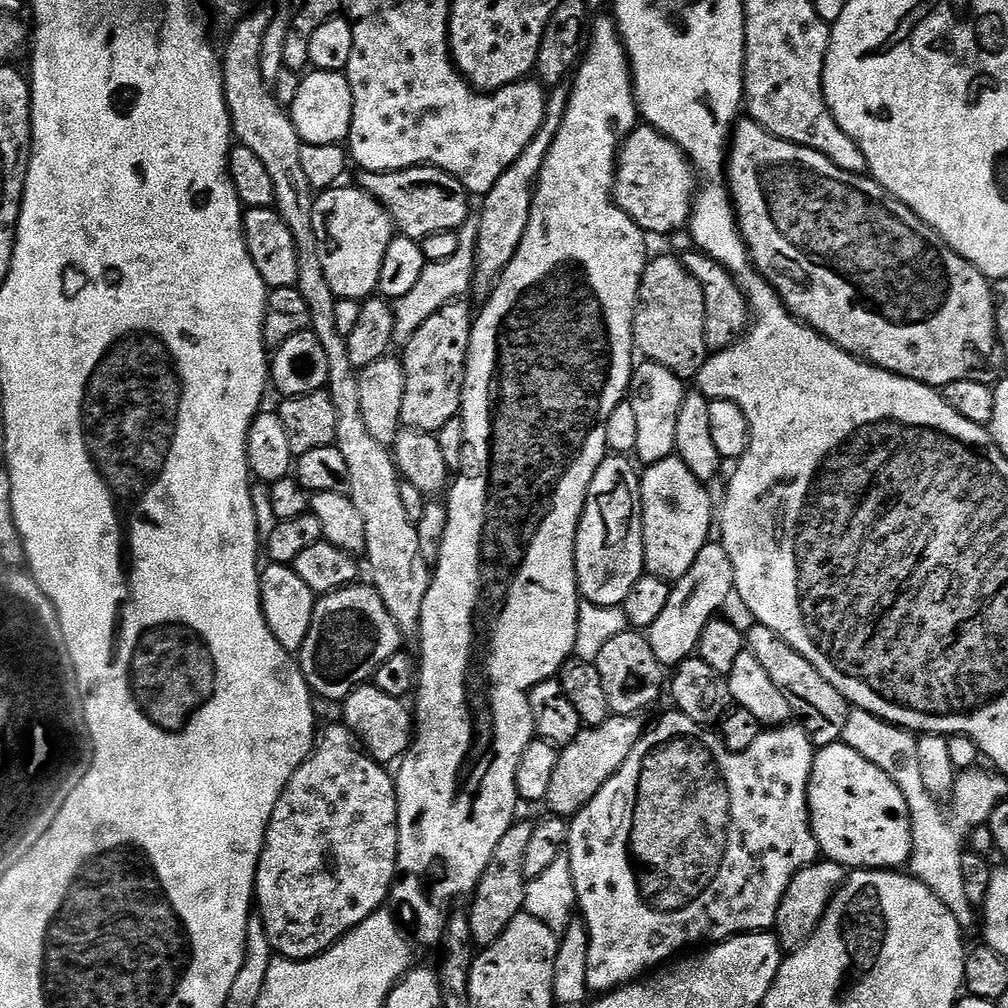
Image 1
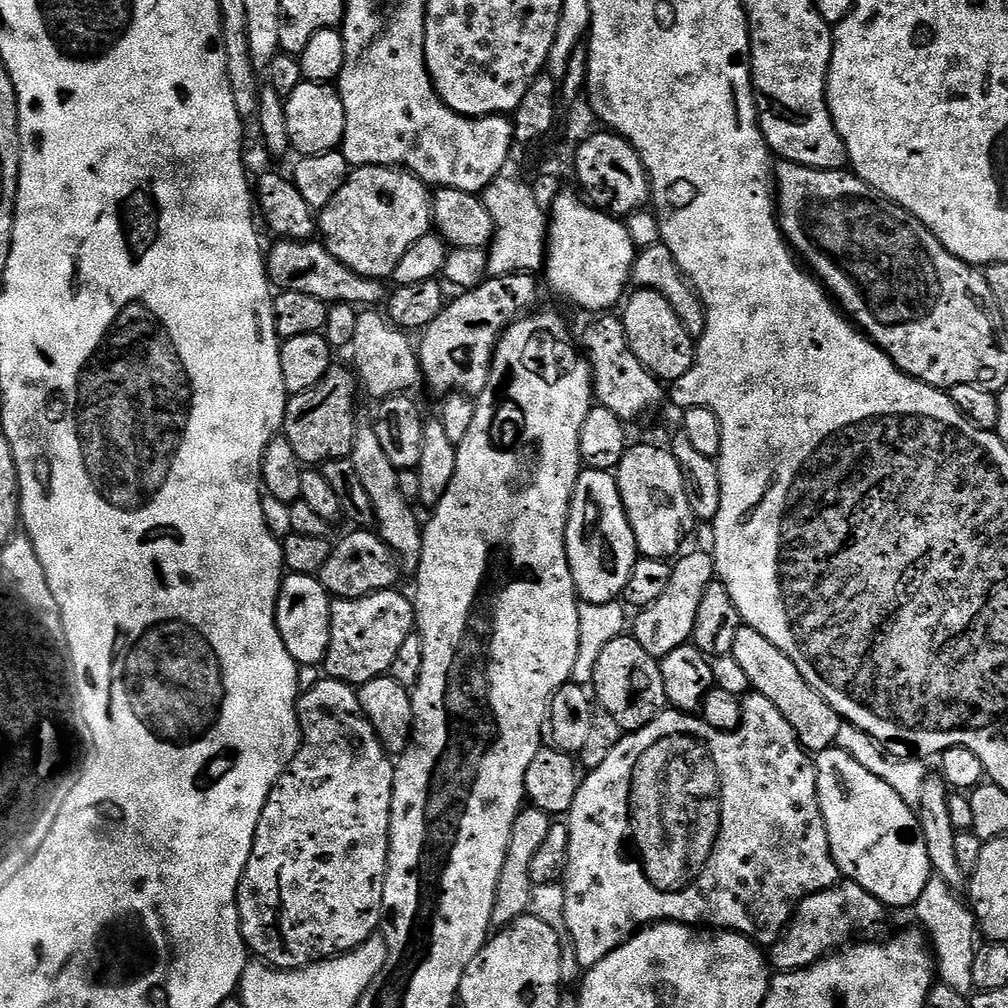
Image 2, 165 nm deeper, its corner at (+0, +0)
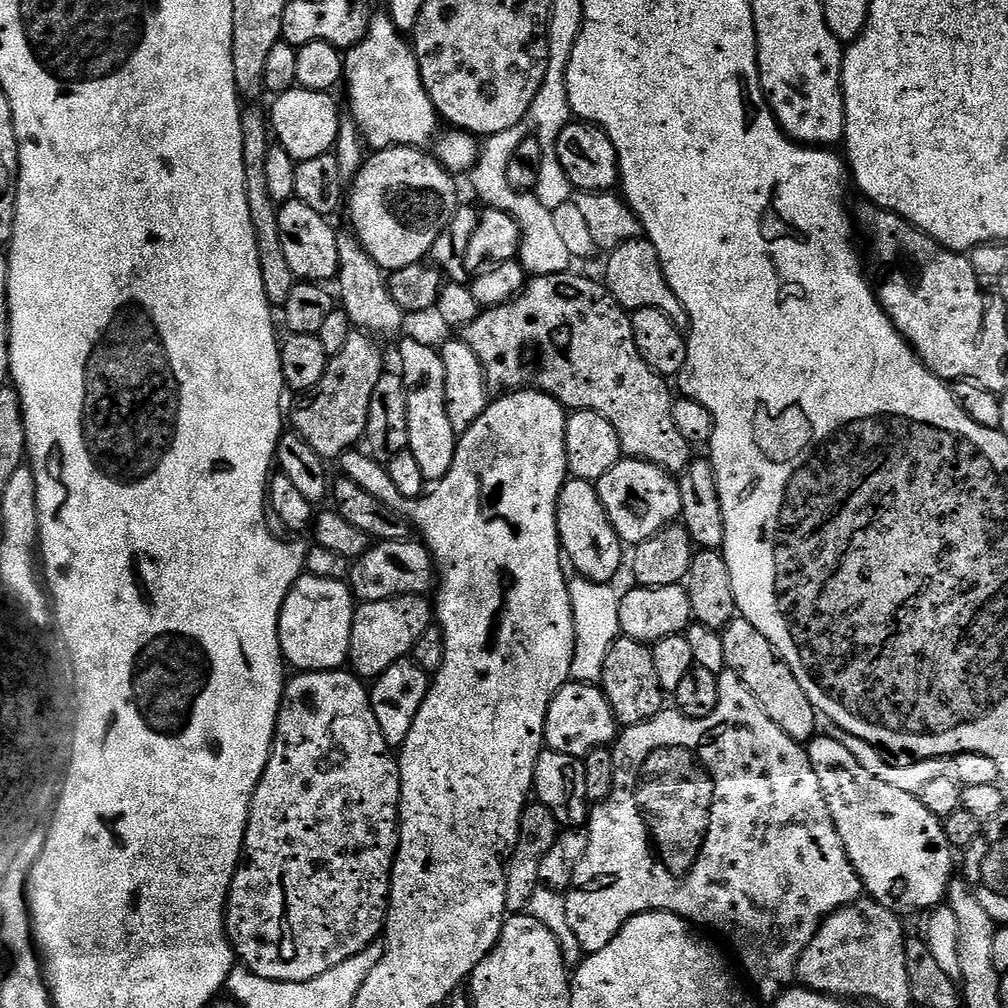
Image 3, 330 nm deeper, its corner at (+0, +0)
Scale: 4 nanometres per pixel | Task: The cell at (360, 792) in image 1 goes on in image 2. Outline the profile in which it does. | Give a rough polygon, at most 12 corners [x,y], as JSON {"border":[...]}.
{"border":[[357,689],[296,701],[300,748],[236,905],[274,968],[384,915],[396,766]]}

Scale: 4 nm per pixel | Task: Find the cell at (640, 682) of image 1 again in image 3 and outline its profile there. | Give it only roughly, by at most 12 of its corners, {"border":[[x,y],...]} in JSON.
{"border":[[621,635],[598,684],[617,725],[665,711],[651,647]]}

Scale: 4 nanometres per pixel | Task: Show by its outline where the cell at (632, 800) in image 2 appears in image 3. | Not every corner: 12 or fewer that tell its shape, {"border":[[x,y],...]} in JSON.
{"border":[[738,674],[624,728],[565,895],[672,912],[761,1001],[861,899],[807,747]]}

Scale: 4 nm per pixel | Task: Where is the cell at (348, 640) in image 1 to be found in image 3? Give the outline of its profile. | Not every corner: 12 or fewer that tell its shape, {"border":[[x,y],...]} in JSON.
{"border":[[424,596],[361,603],[348,659],[361,678],[405,659],[433,623]]}

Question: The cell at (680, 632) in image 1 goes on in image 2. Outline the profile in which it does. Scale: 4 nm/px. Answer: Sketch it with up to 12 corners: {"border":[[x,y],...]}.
{"border":[[707,551],[672,564],[670,587],[637,615],[636,640],[662,658],[691,641],[716,562]]}

